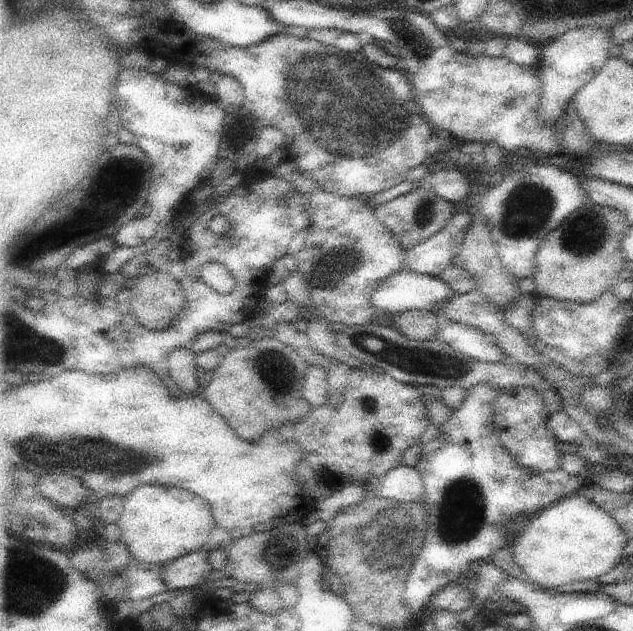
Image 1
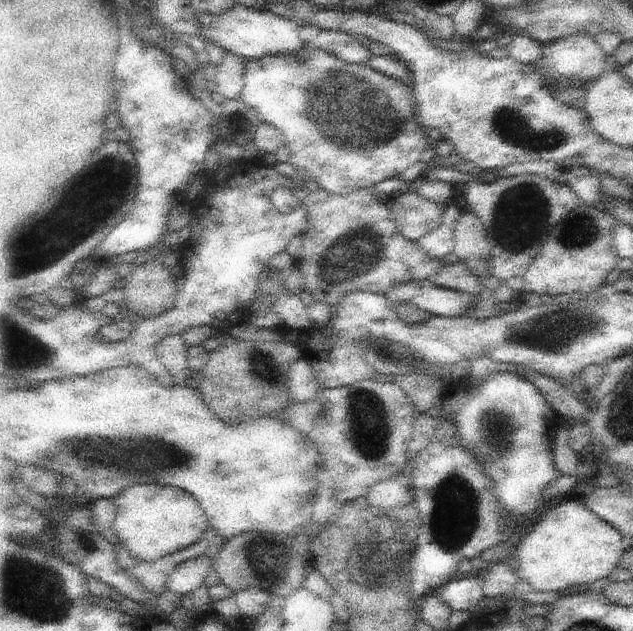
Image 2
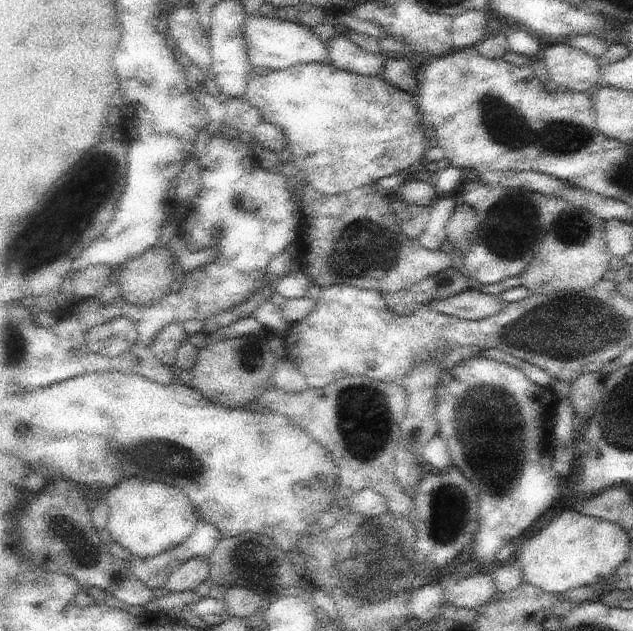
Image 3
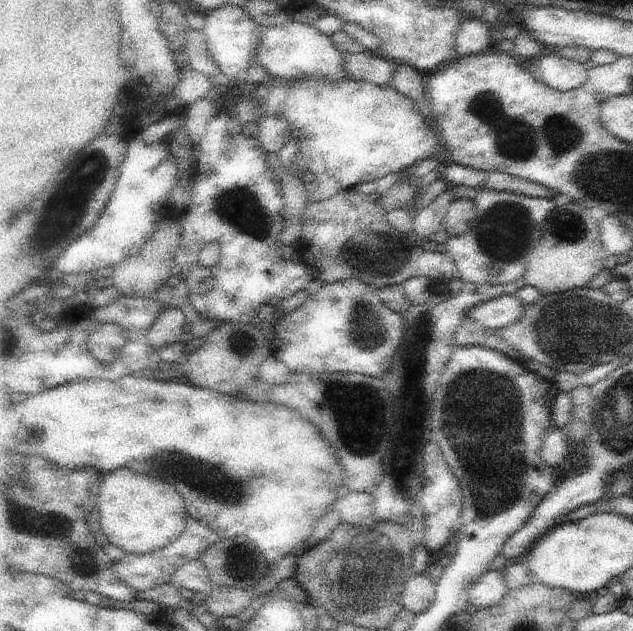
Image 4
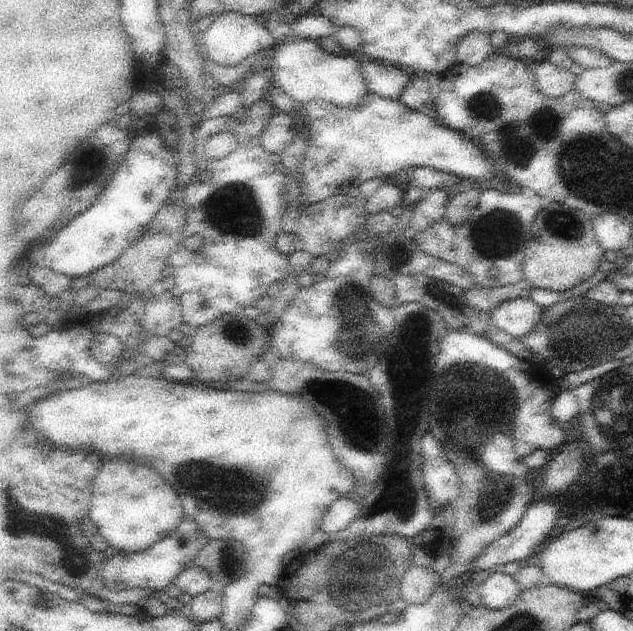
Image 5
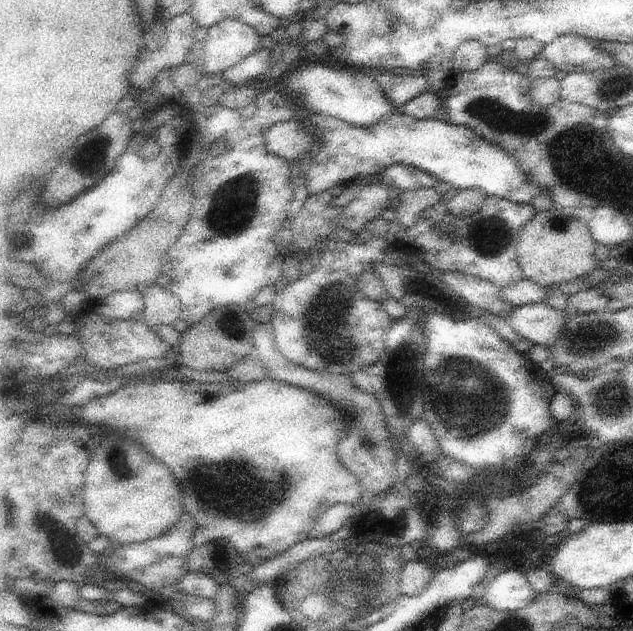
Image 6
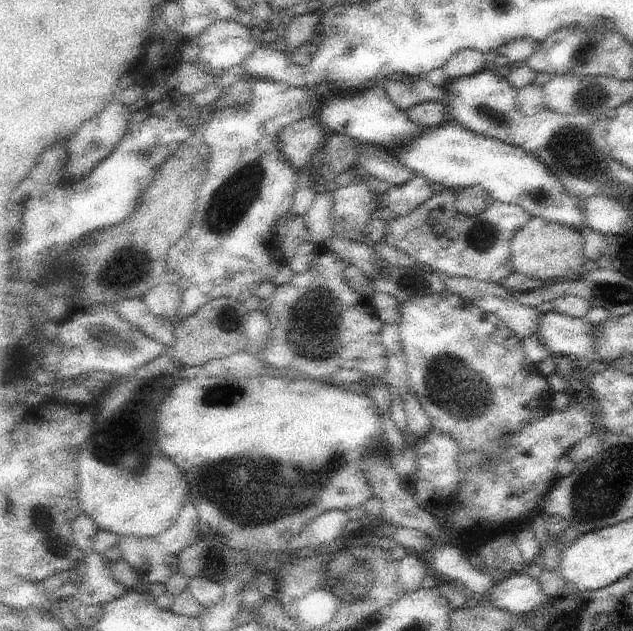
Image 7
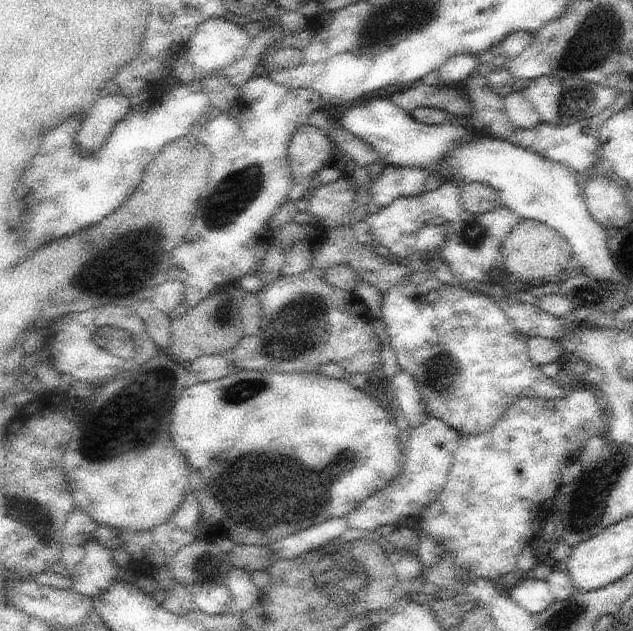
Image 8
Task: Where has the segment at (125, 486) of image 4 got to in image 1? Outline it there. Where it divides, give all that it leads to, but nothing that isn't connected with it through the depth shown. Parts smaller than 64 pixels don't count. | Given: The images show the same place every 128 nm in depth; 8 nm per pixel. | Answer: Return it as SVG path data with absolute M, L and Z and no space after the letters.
M142 485L125 496L123 513L117 524L121 540L128 547L134 559L141 563L166 565L181 556L200 550L208 542L211 532L217 527L208 502L191 490L166 485Z

